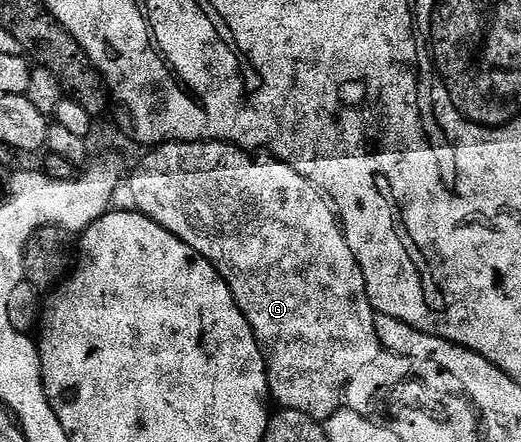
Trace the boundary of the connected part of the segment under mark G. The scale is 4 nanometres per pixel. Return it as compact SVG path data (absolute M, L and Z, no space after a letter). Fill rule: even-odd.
M164 142L162 146L154 147L143 158L143 163L132 172L129 183L134 187L134 195L137 199L136 211L151 218L161 228L165 228L177 240L189 244L225 280L229 292L233 292L233 300L237 308L245 316L249 328L253 328L253 336L259 345L259 351L267 365L267 388L272 399L275 398L284 410L293 412L305 412L305 416L326 420L339 409L339 403L343 400L343 391L347 389L347 382L361 368L361 364L369 362L379 350L379 341L375 331L375 311L371 308L371 302L365 292L365 280L361 276L361 268L349 248L349 244L343 235L343 228L339 225L338 217L326 198L320 194L317 187L309 184L305 176L293 172L289 164L278 162L270 156L256 156L254 153L233 146L229 142Z

